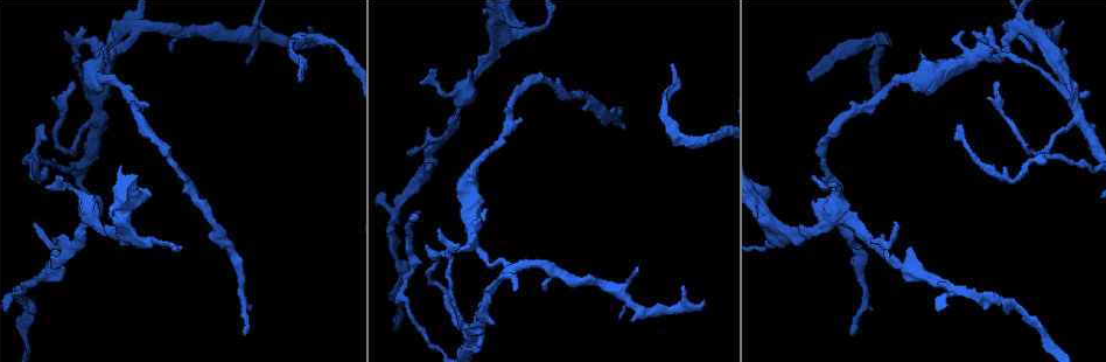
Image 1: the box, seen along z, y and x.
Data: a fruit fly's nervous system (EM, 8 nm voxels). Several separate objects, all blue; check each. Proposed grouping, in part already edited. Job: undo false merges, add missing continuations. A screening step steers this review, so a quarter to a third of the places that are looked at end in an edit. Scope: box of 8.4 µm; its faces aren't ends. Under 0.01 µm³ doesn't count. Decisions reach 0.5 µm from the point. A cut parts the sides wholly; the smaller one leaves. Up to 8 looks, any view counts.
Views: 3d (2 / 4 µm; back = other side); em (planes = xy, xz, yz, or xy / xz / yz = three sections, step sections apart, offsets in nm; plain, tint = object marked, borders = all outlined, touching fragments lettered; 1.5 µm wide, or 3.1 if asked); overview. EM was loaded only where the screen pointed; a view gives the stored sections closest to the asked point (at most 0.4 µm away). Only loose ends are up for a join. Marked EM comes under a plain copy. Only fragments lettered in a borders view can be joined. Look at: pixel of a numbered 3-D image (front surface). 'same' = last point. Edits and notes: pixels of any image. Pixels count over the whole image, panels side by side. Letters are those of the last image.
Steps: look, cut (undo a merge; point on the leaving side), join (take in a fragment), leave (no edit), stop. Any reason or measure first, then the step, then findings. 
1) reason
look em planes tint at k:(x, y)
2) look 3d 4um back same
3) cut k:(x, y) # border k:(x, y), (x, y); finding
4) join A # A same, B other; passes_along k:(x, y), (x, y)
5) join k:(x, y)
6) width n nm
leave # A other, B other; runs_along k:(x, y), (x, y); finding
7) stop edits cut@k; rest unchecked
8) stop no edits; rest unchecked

thick end
look em planes borders at 1:(964, 31)

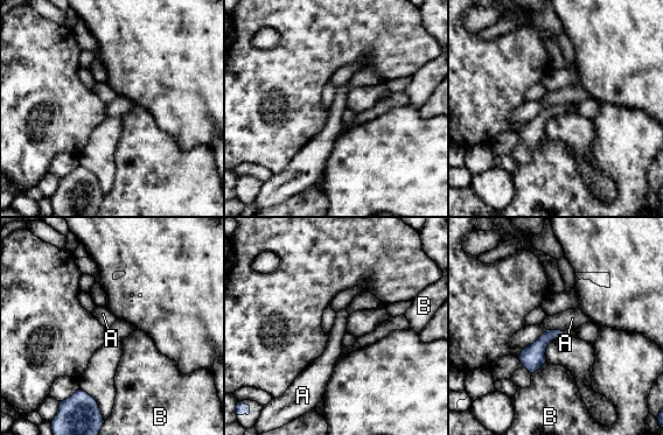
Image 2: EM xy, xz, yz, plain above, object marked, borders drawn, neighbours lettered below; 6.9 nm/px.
leave # A other, B other; border 2:(546, 329), (560, 329), (563, 331); no lettered fragment goes on from it

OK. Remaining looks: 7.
a fork
look 3d 4um at 1:(20, 292)

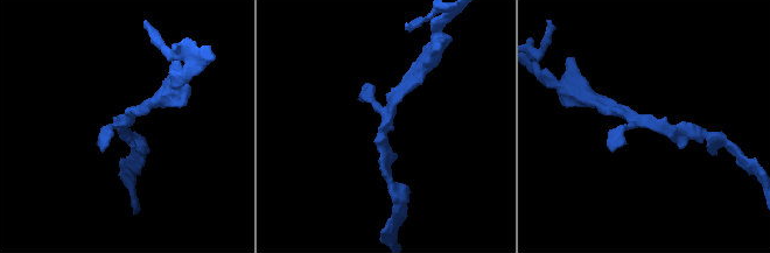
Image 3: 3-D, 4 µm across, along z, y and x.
need the tissue
look em xz step 4 tint at 3:(129, 123)

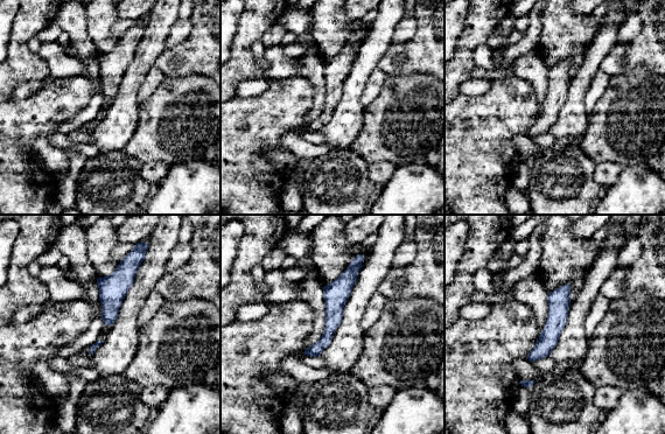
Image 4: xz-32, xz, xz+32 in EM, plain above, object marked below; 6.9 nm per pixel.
what lies round it
look em xz step 4 borders same

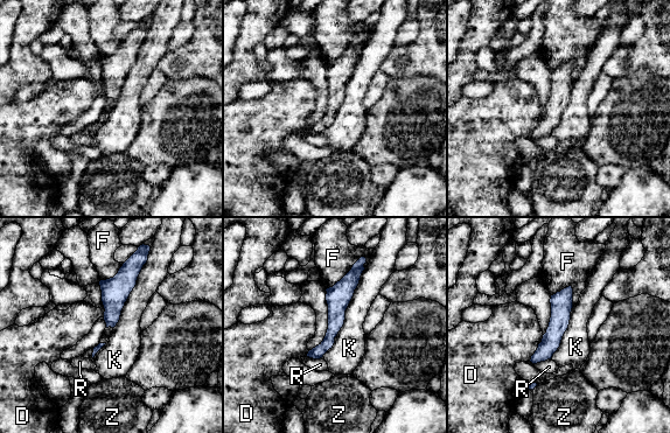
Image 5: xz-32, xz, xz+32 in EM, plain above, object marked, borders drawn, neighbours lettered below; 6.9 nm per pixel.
longest_contact K 700 nm
leave # D other, F other, K other, R other, Z other; runs_along 5:(354, 270), (329, 340), (312, 355); one cell here

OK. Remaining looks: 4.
tapers out
look em planes borders at 1:(300, 76)

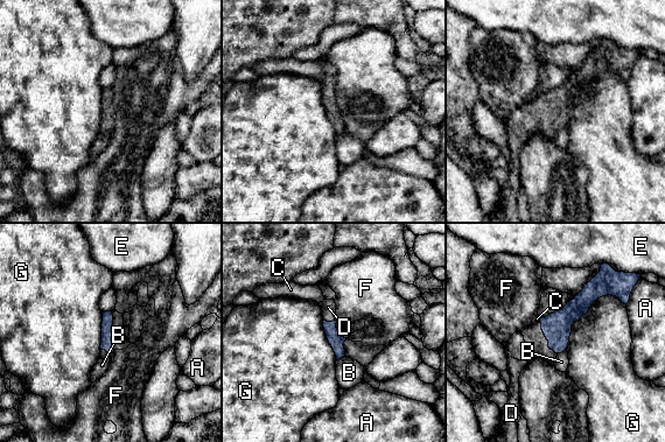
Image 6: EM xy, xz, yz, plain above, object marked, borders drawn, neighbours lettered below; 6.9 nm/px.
join D # A other, B other, C other, D same, E other, F other, G other; the cell continues

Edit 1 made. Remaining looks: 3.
stop edits join@6; rest unchecked

